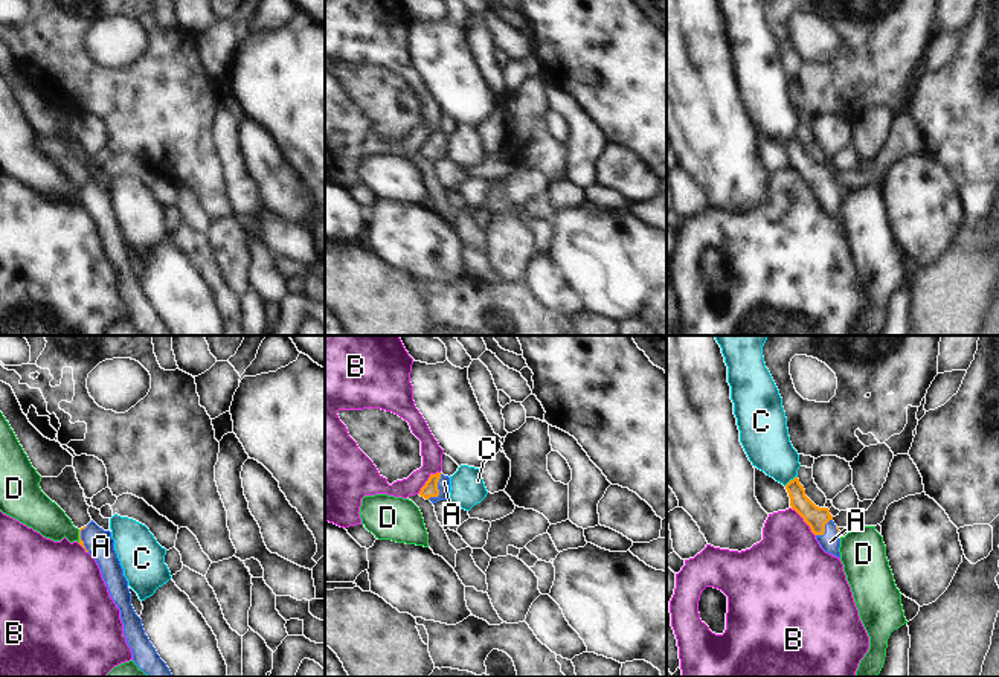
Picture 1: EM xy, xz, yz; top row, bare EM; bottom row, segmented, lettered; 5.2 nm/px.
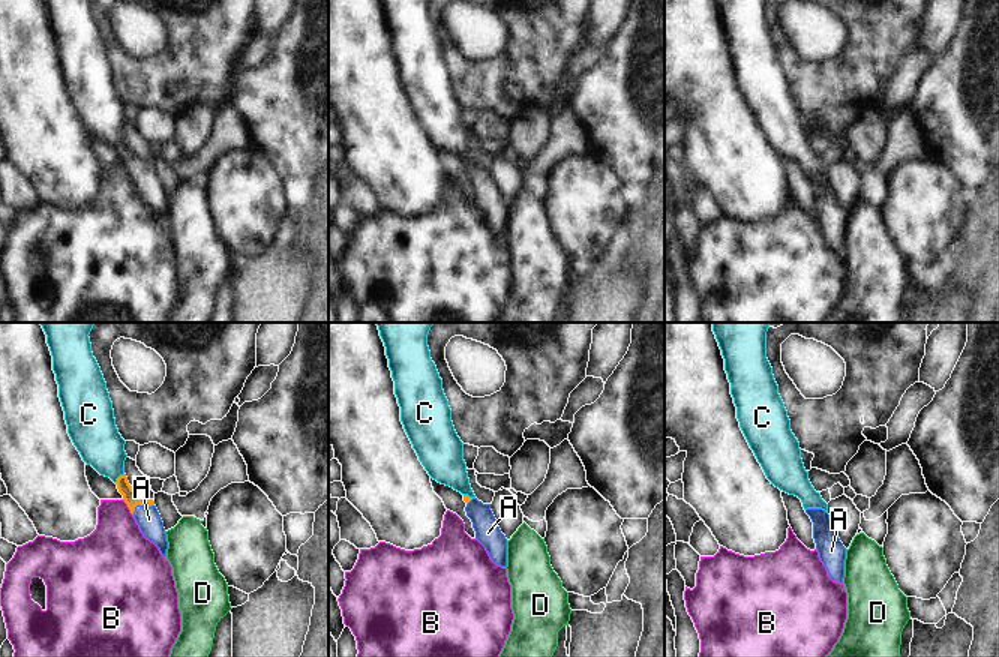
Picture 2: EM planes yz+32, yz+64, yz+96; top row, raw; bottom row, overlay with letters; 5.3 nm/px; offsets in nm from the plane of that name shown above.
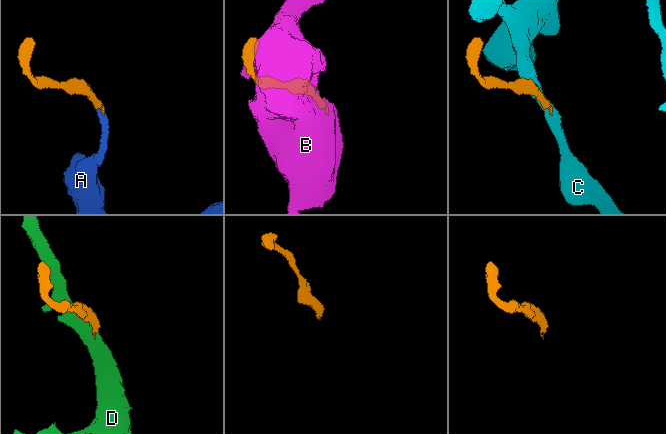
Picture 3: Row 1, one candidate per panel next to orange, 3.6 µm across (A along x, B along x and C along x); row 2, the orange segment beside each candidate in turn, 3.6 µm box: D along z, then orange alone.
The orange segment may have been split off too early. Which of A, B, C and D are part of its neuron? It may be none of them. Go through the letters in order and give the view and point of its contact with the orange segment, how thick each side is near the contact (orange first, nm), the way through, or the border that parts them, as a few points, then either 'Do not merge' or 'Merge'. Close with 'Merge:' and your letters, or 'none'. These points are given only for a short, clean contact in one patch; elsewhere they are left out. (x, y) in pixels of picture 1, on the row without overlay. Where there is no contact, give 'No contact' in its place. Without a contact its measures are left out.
A: Touches orange at xz (438, 148). Thickness 80 nm (orange) against 60 nm. Path across: xz (430, 147), (438, 148), (444, 141). Merge
B: Touches orange at xz (427, 139). Thickness 80 nm (orange) against 110 nm. Do not merge
C: Touches orange at yz (790, 139). Thickness 120 nm (orange) against 240 nm. Boundary: yz (796, 134), (784, 144). Do not merge
D: Touches orange at xy (80, 194). Thickness 20 nm (orange) against 180 nm. Boundary: xy (78, 188), (80, 200). Do not merge
Merge: A

